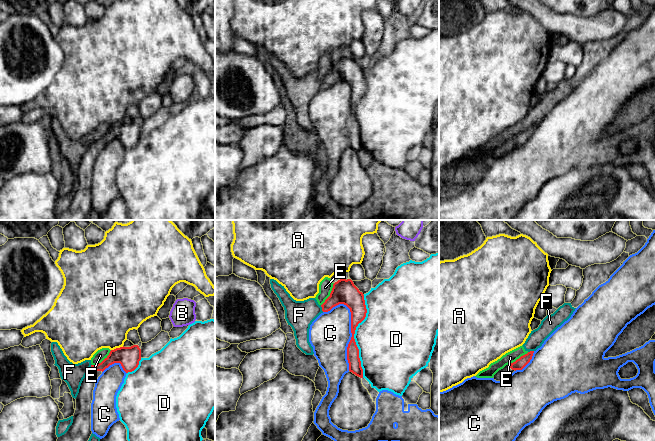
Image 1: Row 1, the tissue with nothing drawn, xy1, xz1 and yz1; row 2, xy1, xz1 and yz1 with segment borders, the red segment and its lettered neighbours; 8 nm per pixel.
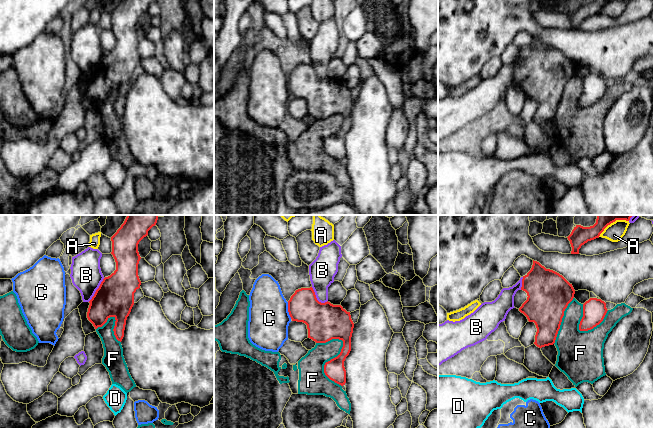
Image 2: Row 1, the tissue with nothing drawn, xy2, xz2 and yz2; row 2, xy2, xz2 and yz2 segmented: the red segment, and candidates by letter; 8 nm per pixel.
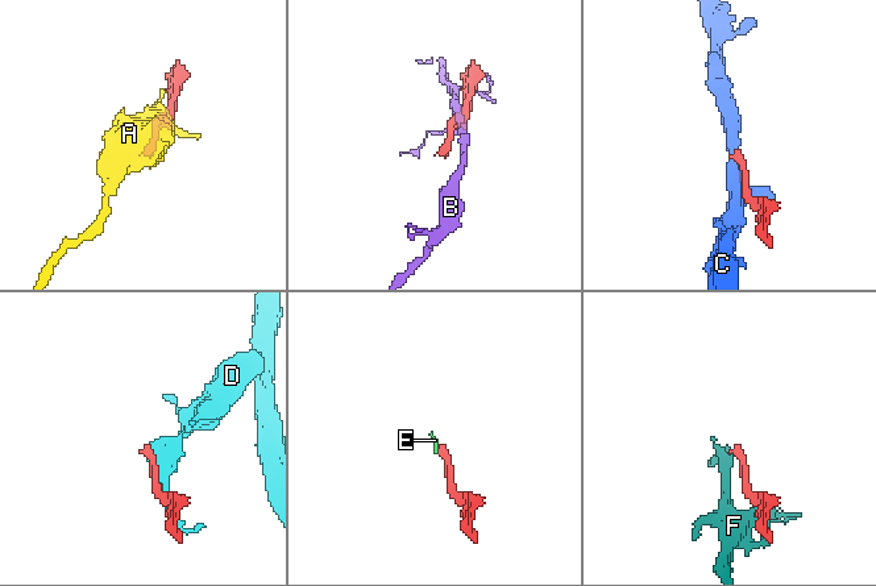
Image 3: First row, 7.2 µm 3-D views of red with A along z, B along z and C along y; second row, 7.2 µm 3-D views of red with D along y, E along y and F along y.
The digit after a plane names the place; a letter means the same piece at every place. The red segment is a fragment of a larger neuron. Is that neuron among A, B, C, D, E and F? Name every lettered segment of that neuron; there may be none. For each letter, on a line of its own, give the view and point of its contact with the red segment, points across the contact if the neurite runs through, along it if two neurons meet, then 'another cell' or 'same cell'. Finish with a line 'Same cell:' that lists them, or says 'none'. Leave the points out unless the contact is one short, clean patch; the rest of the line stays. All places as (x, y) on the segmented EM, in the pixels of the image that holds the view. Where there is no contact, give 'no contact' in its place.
A: meets red in xy1 at (117, 348); another cell
B: meets red in xy2 at (96, 290); another cell
C: meets red in xz1 at (352, 335); another cell
D: meets red in xz1 at (353, 336); another cell
E: meets red in xy1 at (103, 360); border along xy1 (111, 350), (100, 362), (92, 365); another cell
F: meets red in xz2 at (338, 355); another cell
Same cell: none

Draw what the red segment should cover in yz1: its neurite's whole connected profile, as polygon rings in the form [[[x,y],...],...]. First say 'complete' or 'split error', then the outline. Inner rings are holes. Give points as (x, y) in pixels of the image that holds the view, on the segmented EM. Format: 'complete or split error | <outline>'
split error | [[[530,351],[527,354],[521,356],[515,362],[509,363],[508,365],[506,365],[503,369],[499,370],[494,375],[493,377],[494,380],[501,381],[509,377],[514,371],[522,370],[532,359],[533,353],[534,351]]]

